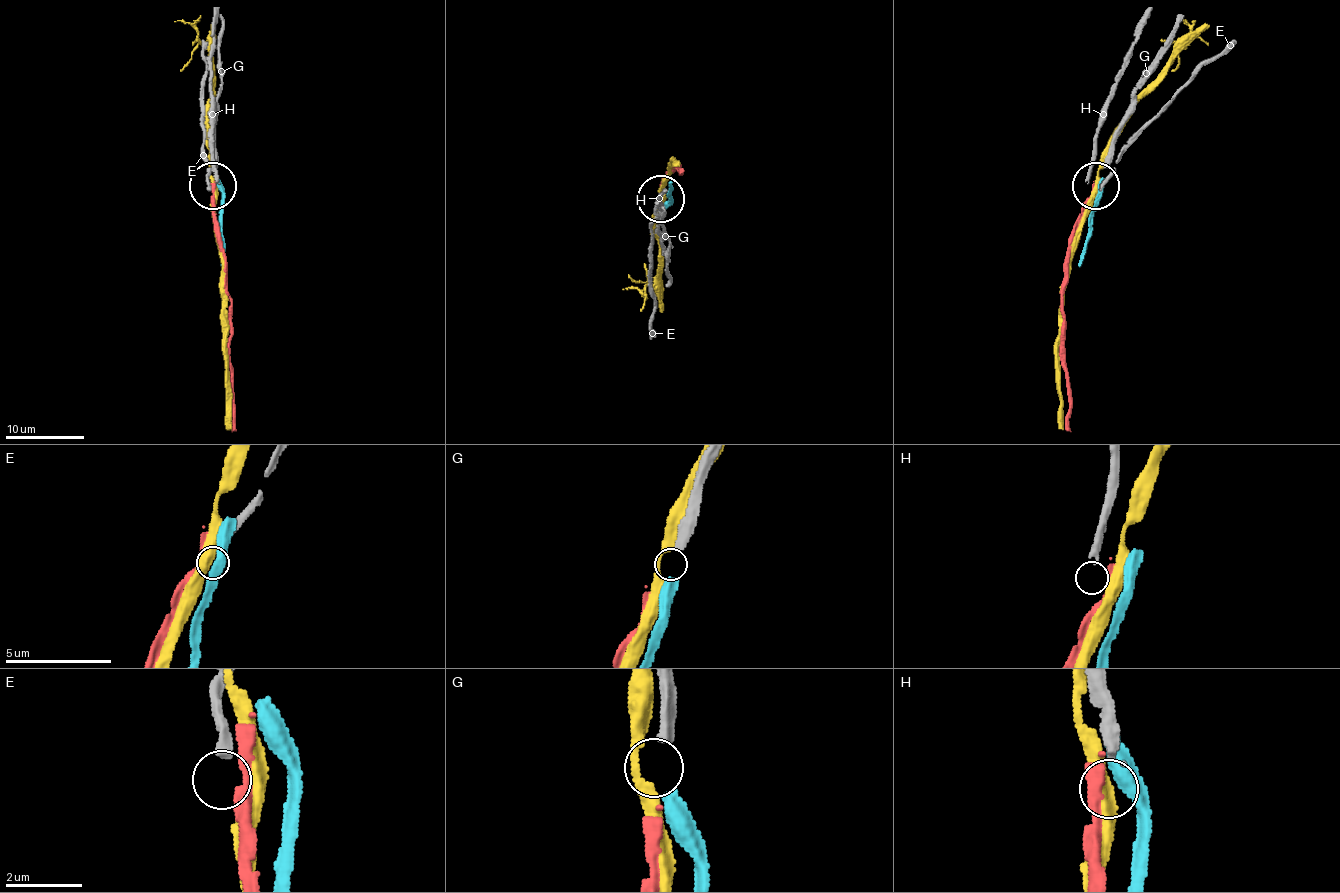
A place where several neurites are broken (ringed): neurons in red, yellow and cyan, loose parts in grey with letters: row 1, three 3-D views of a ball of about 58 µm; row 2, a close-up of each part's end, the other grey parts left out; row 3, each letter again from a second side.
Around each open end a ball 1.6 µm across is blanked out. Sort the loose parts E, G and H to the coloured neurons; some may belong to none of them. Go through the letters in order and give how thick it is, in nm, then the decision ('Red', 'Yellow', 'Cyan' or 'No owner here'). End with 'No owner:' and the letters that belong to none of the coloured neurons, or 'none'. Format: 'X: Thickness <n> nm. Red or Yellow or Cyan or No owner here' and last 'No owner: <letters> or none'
E: Thickness 280 nm. No owner here
G: Thickness 320 nm. Cyan
H: Thickness 280 nm. No owner here
No owner: E, H

